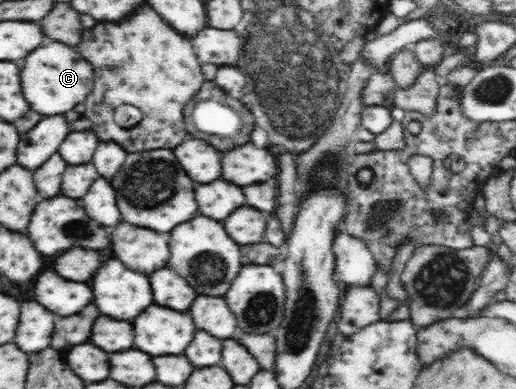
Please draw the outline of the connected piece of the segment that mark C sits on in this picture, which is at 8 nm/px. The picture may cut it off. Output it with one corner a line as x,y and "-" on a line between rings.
52,42
48,46
40,46
40,50
34,50
28,54
22,66
22,90
24,96
28,98
28,104
32,110
46,114
46,116
56,116
72,110
76,104
84,102
88,94
95,90
94,68
88,60
82,58
80,52
76,52
68,43

